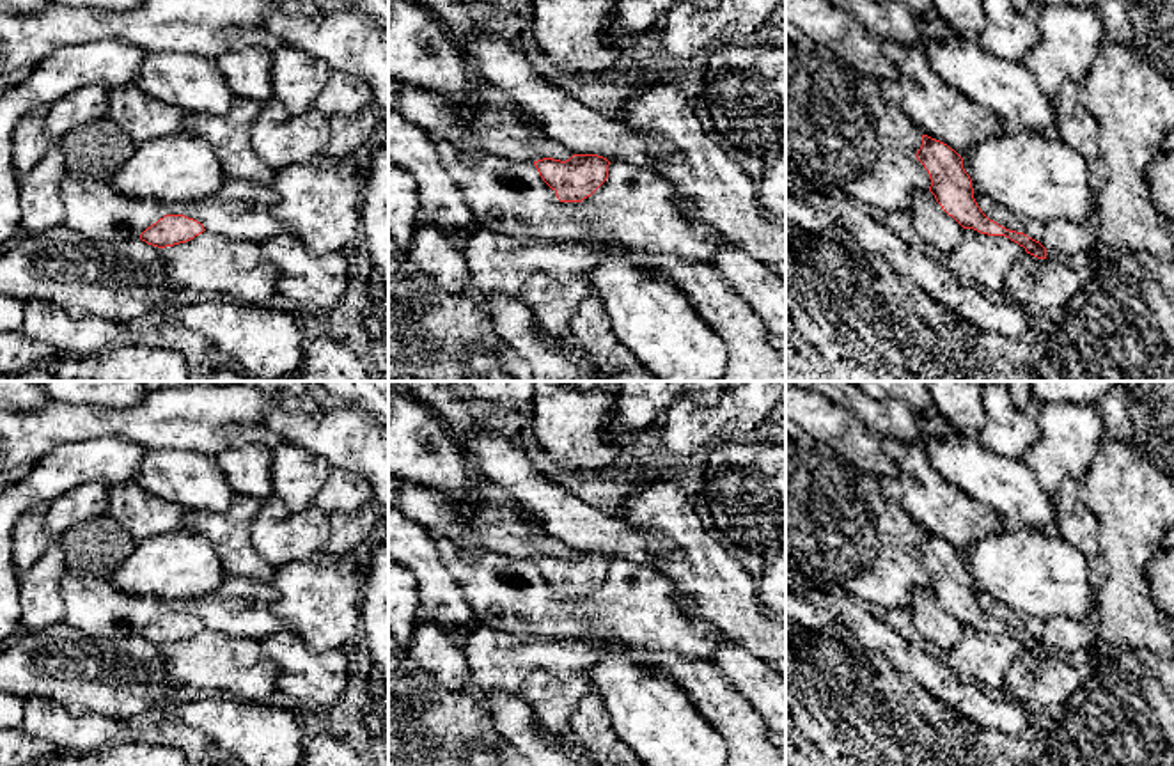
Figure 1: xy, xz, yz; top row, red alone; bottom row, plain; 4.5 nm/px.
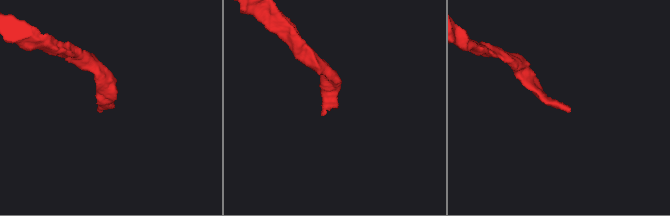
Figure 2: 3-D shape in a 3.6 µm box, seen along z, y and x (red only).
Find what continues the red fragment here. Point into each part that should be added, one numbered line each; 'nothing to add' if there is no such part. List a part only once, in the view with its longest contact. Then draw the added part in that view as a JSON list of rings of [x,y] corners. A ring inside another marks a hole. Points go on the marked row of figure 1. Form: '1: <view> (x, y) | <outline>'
1: yz (1089, 257) | [[[1046,248],[1046,259],[1055,261],[1055,262],[1062,262],[1069,268],[1096,266],[1098,252],[1094,248],[1094,250],[1080,252],[1080,254],[1075,254],[1075,255],[1066,255],[1062,252]]]

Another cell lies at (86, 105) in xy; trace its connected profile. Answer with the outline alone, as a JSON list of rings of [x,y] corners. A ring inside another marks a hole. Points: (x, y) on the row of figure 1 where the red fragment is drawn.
[[[87,85],[50,106],[44,131],[51,145],[60,144],[69,131],[105,115],[108,115],[108,90],[101,85]]]

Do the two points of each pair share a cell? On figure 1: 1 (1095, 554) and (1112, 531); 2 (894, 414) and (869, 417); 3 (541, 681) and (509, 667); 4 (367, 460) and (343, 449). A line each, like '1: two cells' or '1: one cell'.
1: two cells
2: one cell
3: two cells
4: one cell

